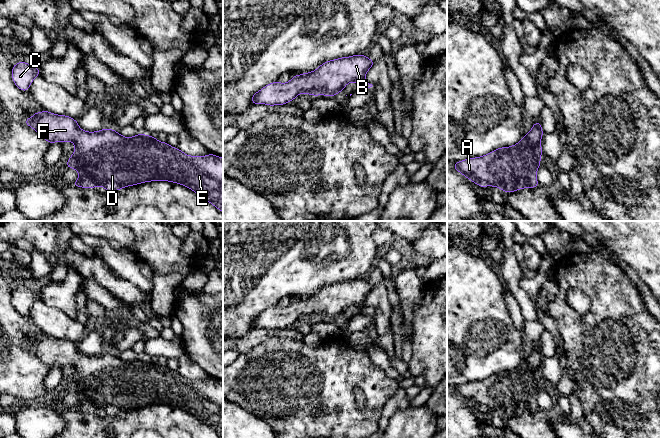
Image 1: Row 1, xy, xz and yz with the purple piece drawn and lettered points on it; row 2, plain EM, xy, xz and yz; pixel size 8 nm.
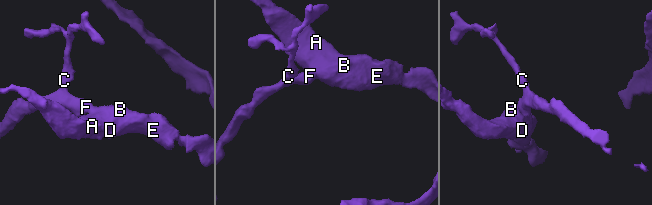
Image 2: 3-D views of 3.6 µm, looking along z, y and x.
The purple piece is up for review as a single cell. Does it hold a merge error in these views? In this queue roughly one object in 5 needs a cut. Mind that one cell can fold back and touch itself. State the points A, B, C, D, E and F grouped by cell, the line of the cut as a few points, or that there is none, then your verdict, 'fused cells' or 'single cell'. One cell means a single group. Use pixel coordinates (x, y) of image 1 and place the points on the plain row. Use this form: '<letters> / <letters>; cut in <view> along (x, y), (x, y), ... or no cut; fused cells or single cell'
A B C D E F; no cut; single cell

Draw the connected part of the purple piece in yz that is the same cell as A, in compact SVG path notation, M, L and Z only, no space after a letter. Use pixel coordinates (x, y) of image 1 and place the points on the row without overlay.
M536 344L531 354L515 369L461 384L452 391L482 412L493 410L512 417L539 411L536 397L541 390L543 358L541 347Z

